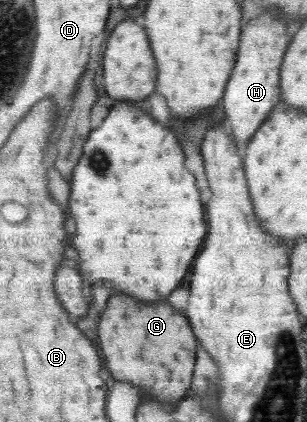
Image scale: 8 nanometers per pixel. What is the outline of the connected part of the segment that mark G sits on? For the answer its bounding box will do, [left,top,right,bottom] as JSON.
[99,294,195,404]

